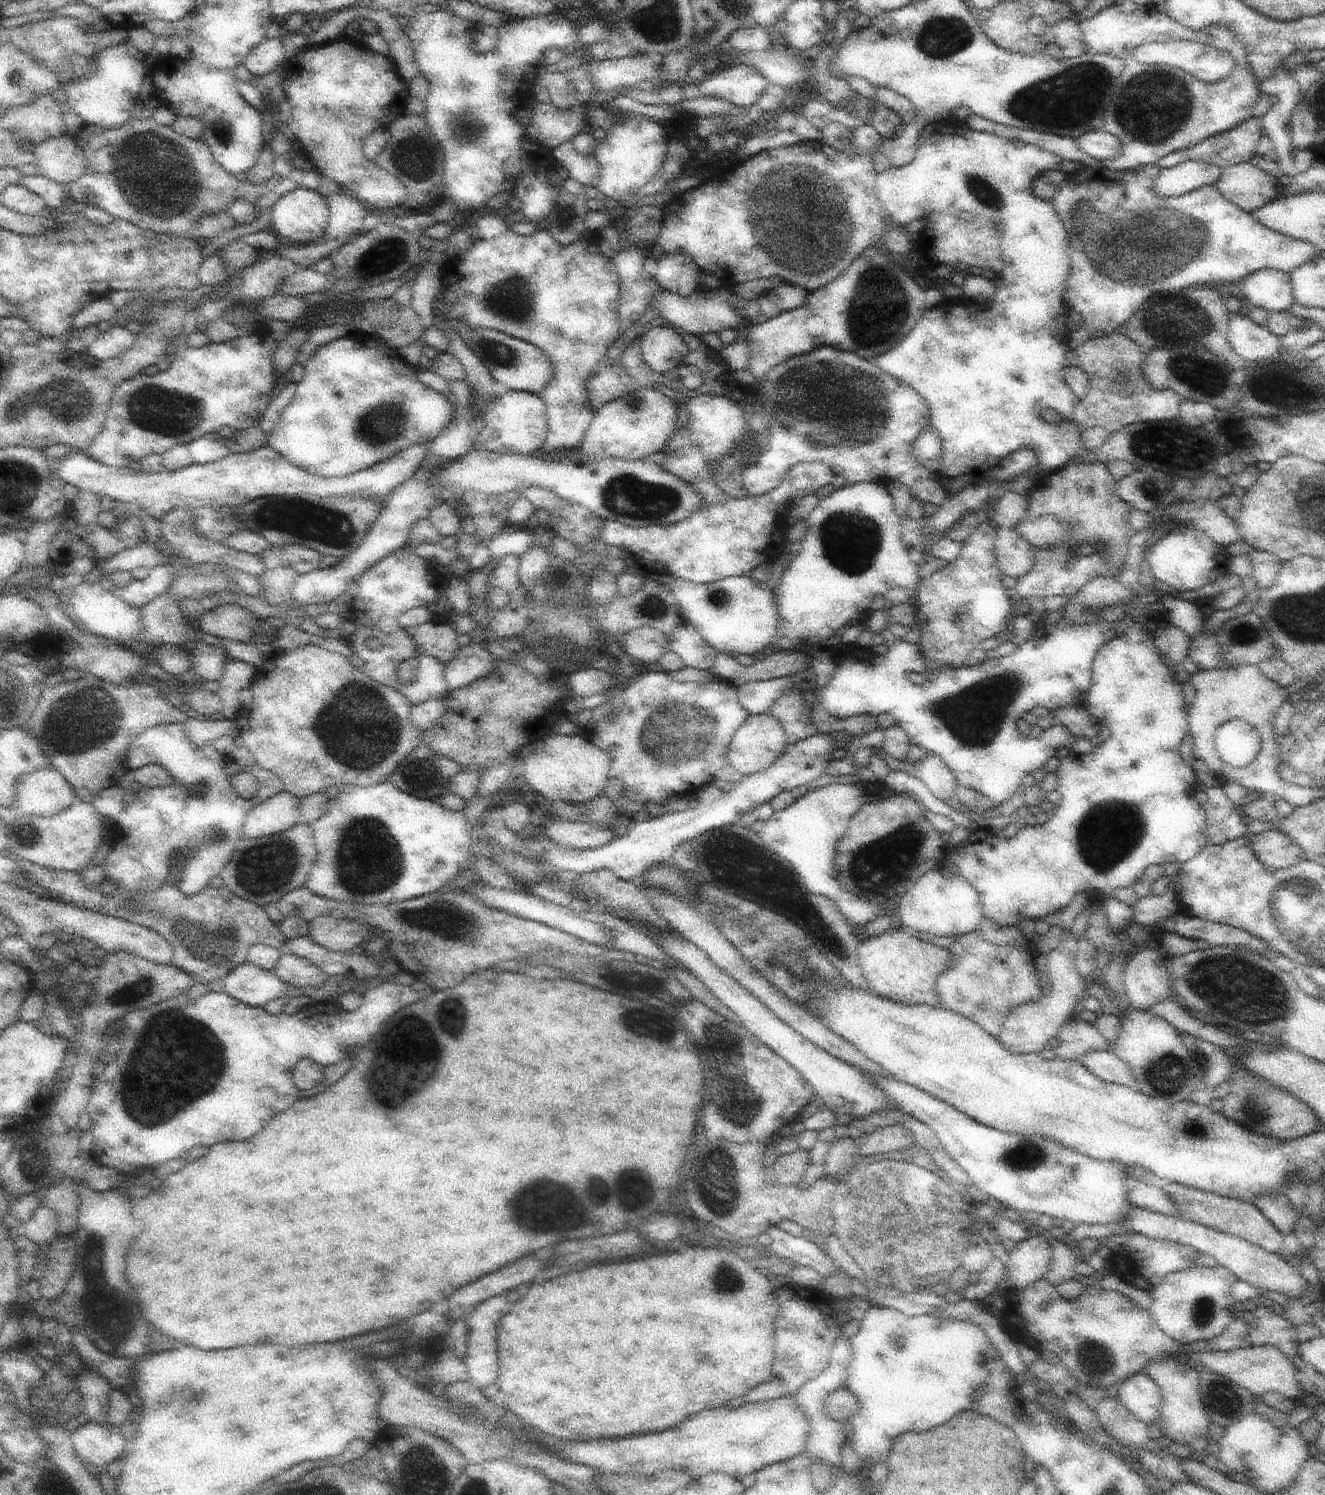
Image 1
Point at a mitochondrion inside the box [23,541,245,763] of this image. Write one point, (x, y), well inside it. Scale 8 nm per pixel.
(89, 716)

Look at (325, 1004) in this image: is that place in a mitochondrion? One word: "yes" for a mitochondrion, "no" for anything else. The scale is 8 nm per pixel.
no

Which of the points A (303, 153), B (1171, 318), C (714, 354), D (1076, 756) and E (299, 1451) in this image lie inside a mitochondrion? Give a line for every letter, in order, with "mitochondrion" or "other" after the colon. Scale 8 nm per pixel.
A: other
B: mitochondrion
C: other
D: other
E: other

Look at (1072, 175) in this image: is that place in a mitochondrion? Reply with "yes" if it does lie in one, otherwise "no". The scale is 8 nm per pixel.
no

